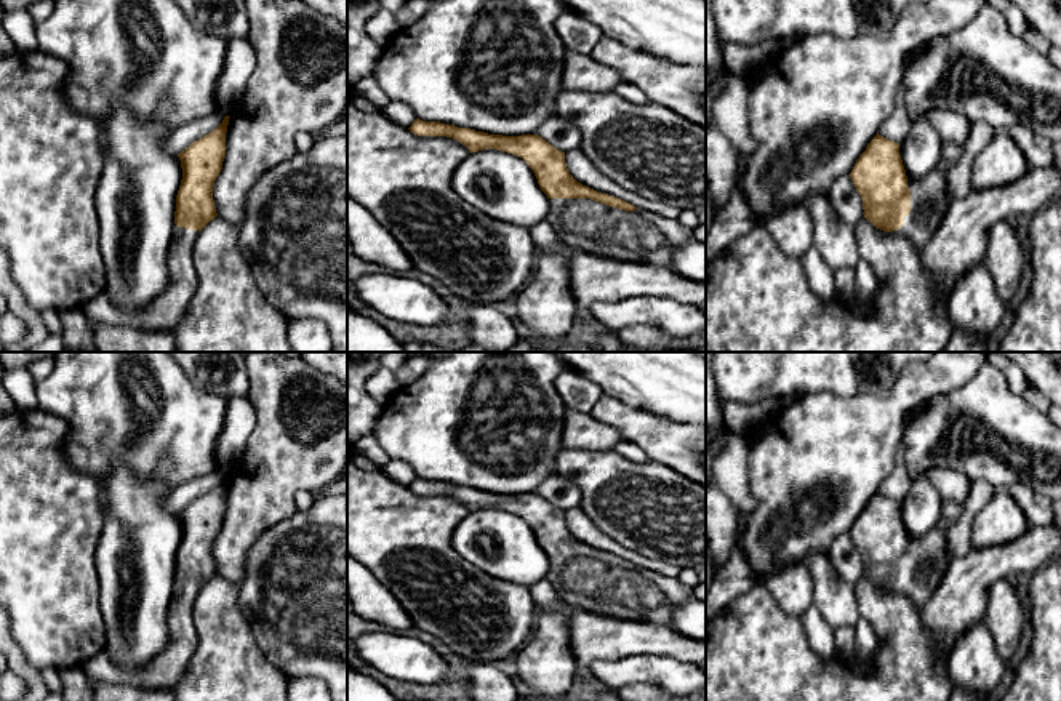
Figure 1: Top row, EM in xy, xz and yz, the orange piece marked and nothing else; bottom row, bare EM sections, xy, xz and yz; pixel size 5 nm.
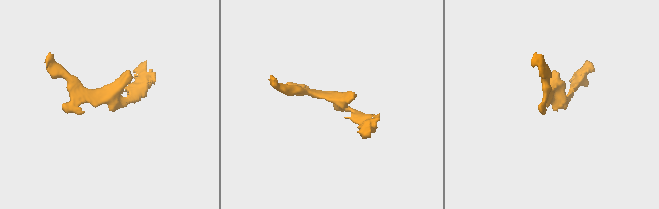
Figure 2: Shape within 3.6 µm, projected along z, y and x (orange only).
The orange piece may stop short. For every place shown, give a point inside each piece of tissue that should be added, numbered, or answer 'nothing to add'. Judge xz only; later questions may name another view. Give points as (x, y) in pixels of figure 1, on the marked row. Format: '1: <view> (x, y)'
1: xz (583, 224)

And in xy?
1: xy (164, 314)

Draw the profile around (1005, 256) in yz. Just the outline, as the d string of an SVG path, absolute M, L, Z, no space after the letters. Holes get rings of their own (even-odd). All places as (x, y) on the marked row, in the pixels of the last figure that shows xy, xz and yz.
M1008 221L992 224L984 262L994 278L995 293L1002 301L1008 302L1027 264L1027 248L1023 232L1016 232Z

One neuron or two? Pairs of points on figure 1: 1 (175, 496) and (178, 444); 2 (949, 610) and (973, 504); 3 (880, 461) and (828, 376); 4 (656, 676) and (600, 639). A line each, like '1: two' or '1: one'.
1: two
2: two
3: two
4: two

